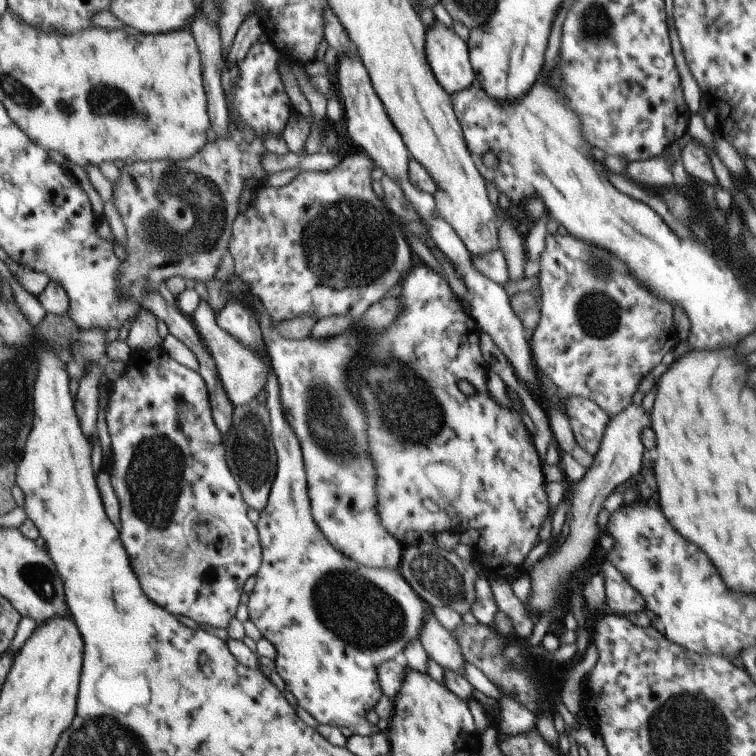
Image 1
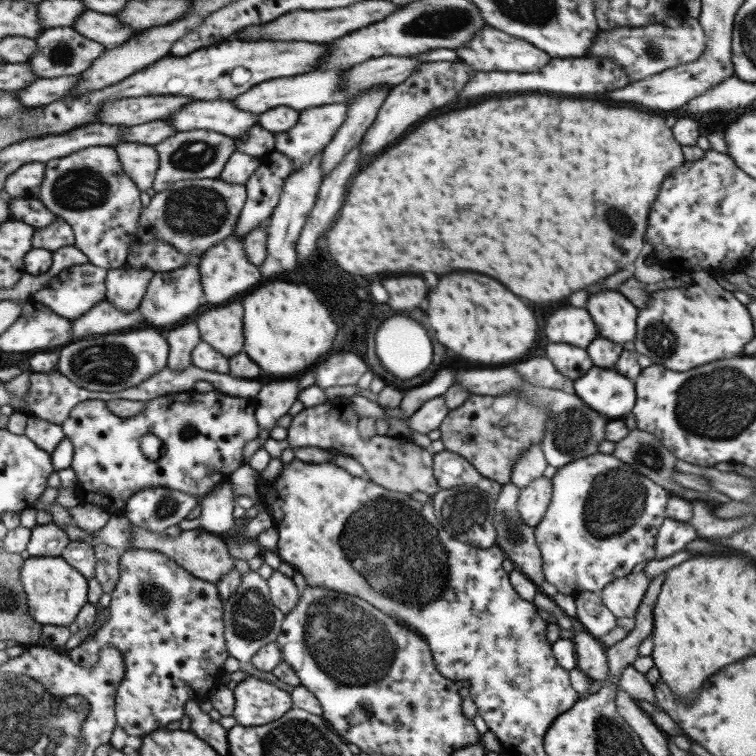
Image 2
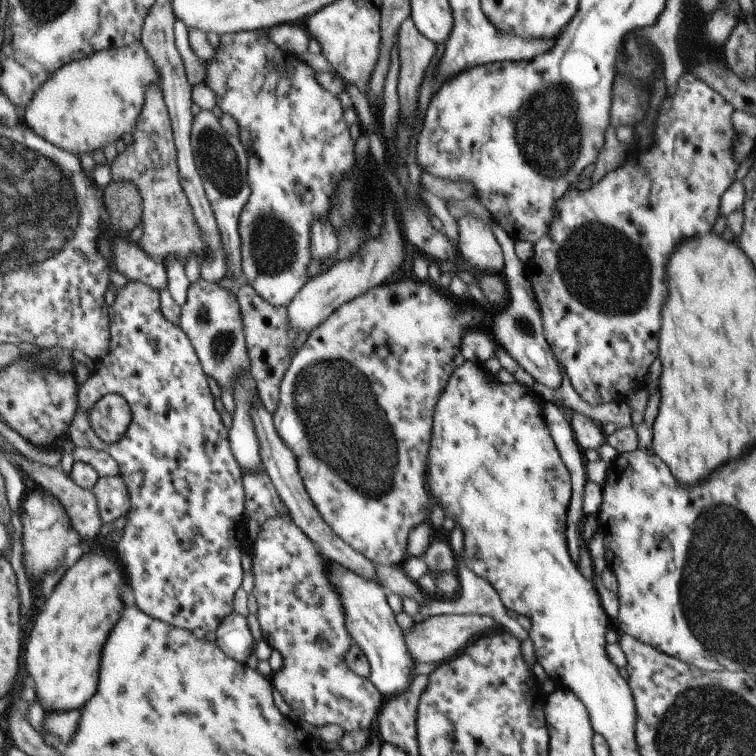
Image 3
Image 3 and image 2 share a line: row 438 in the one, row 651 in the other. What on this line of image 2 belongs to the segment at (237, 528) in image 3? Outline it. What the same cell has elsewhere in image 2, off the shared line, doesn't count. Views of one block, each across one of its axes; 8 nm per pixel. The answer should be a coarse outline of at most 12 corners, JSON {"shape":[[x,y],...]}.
{"shape":[[158,551],[118,558],[105,624],[116,725],[141,738],[217,687],[216,583]]}

